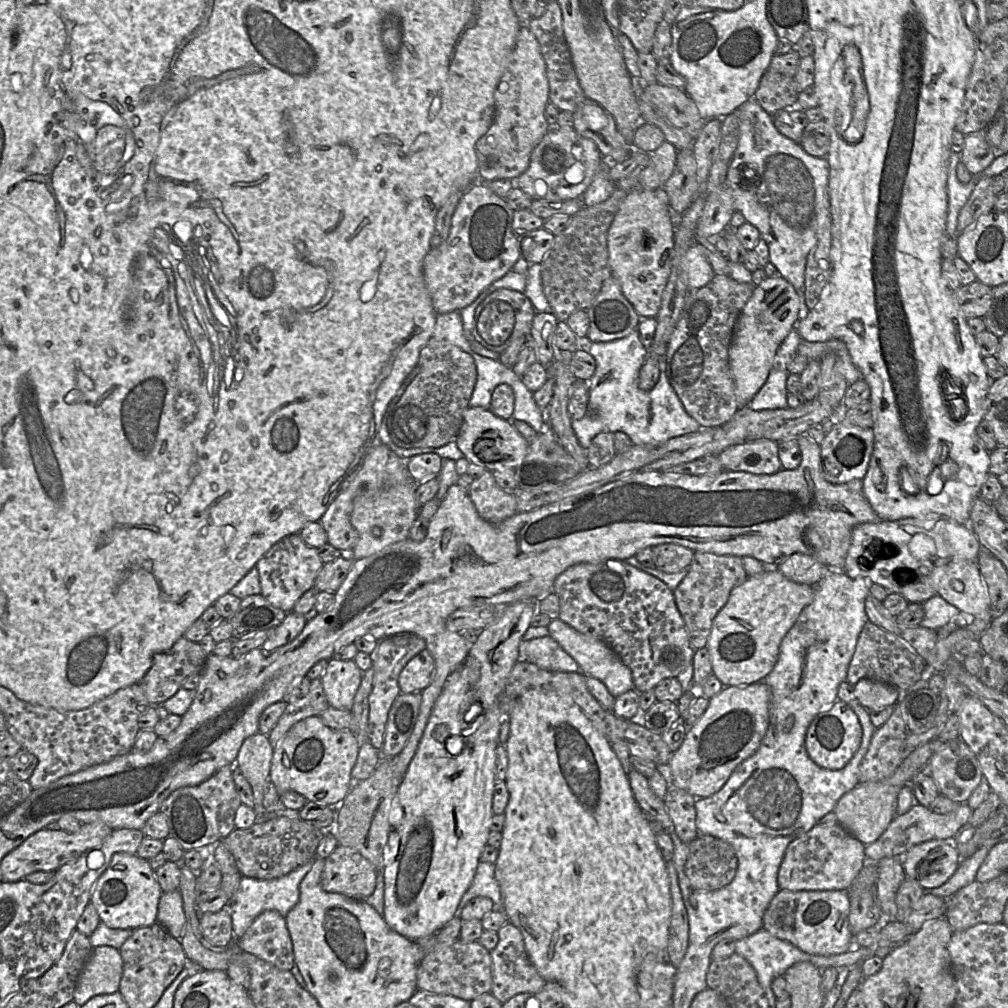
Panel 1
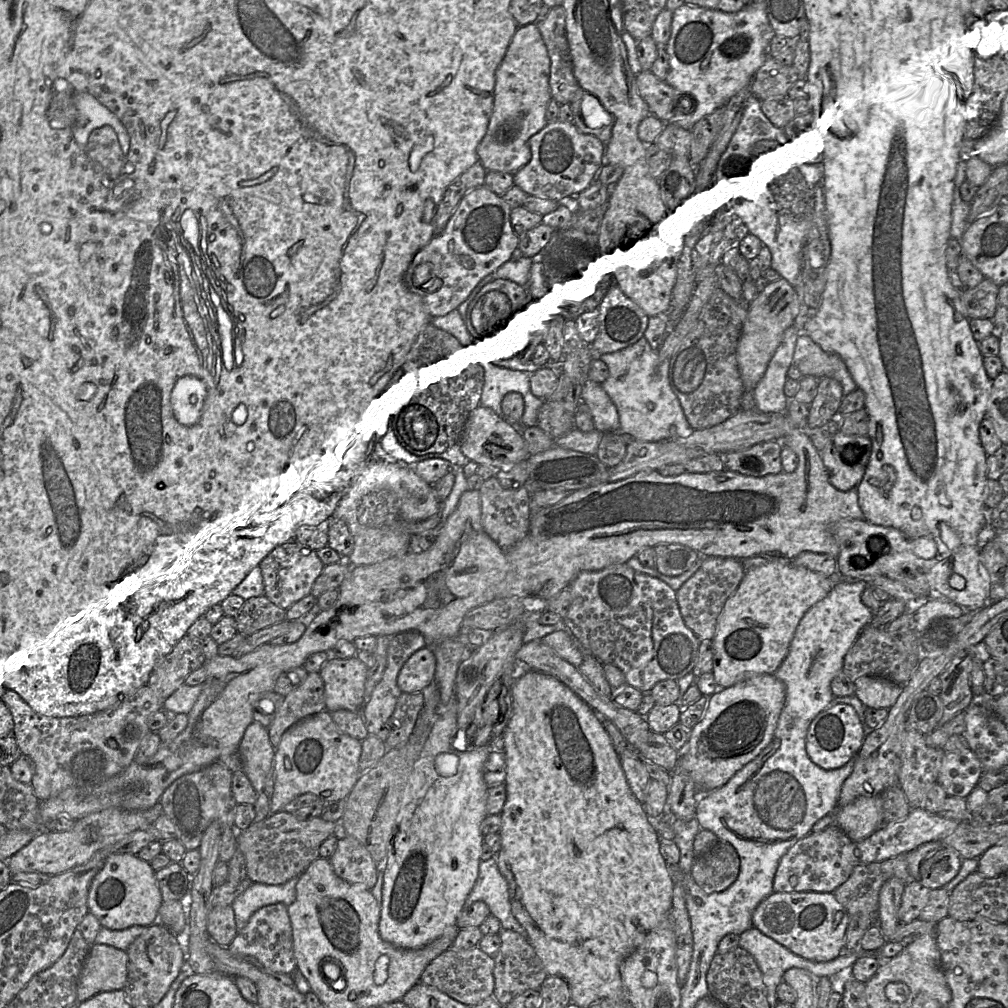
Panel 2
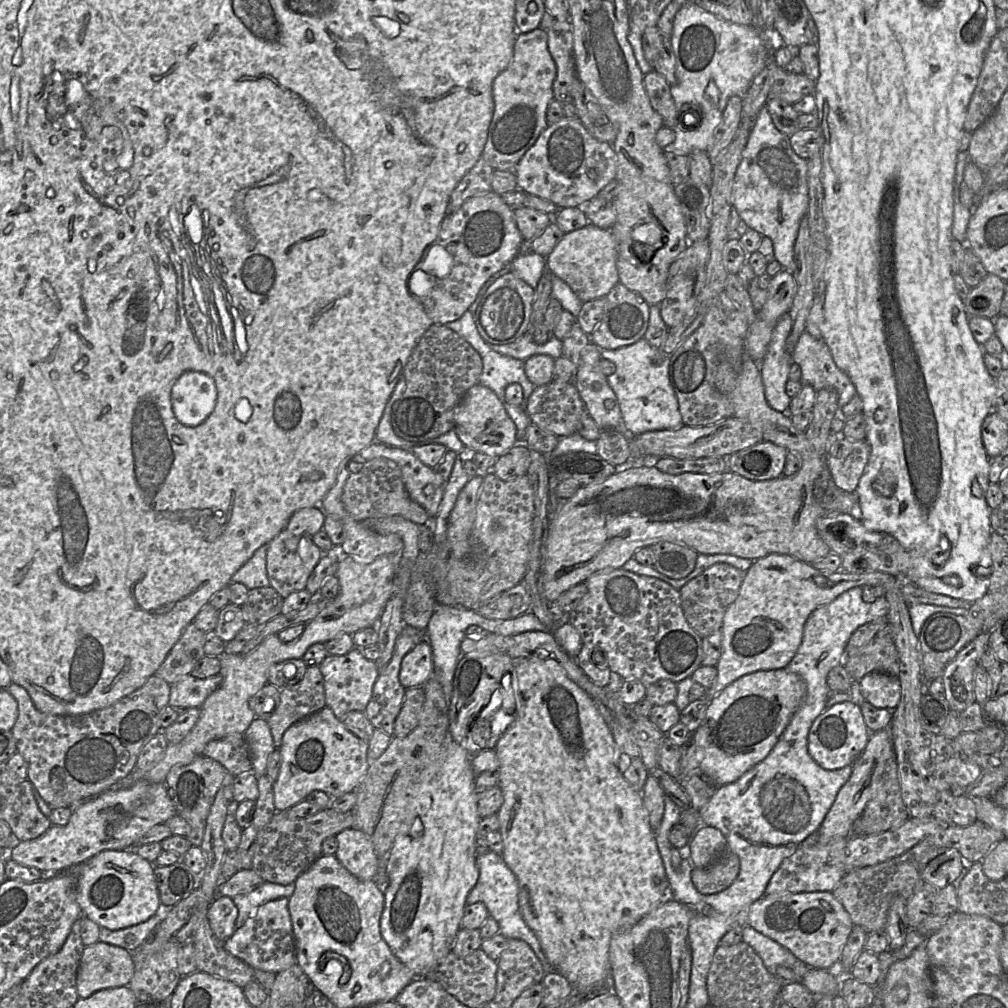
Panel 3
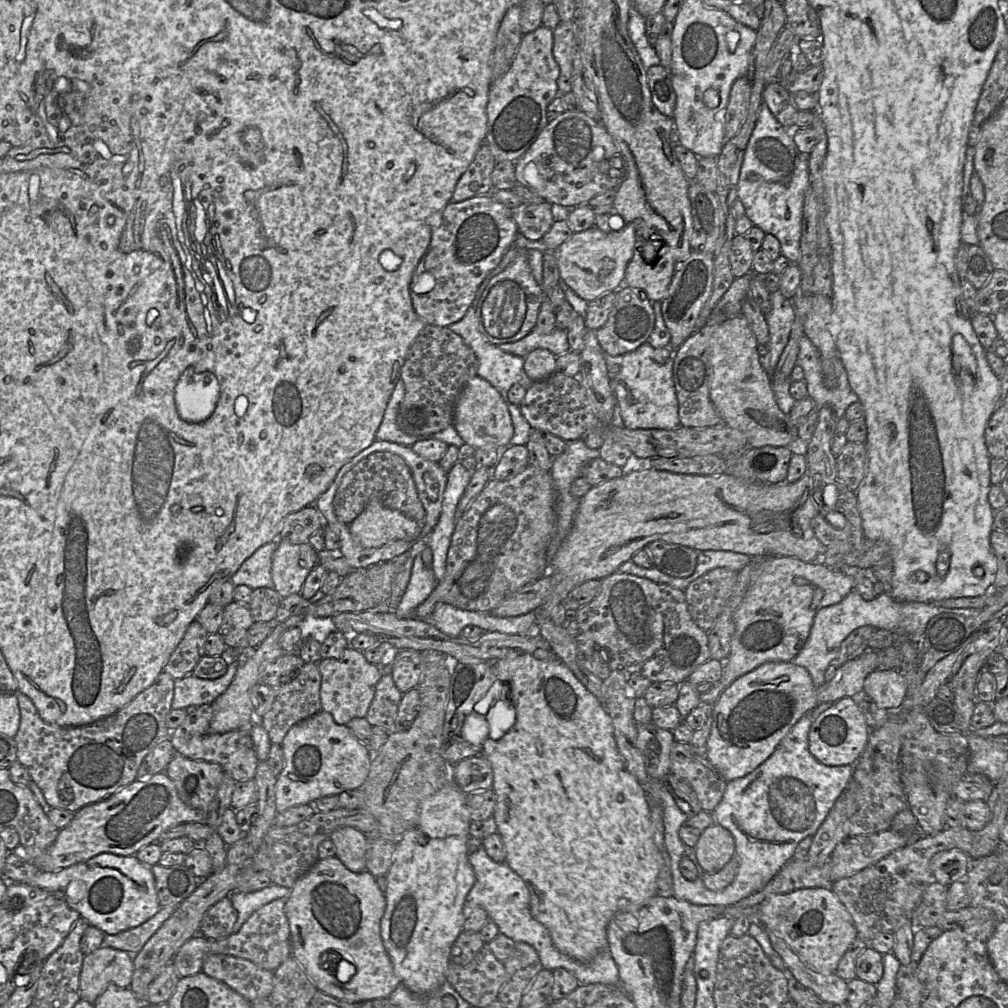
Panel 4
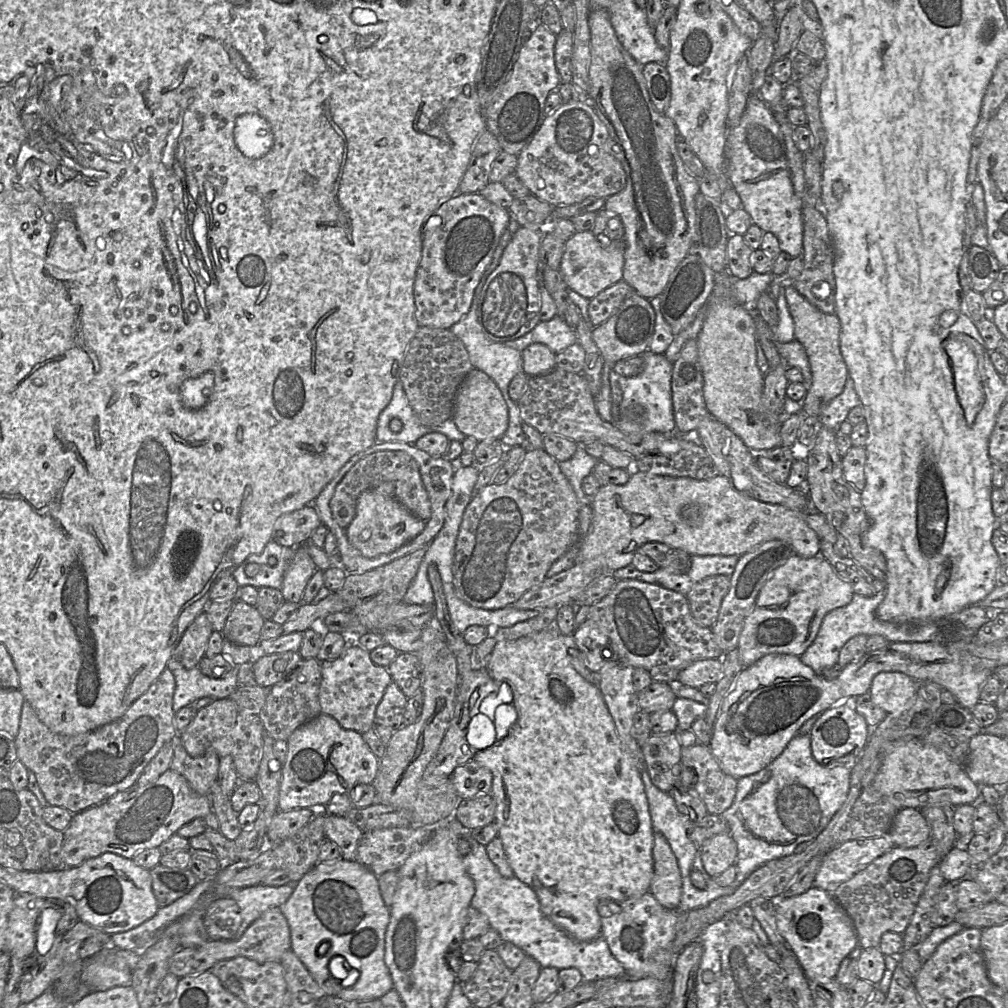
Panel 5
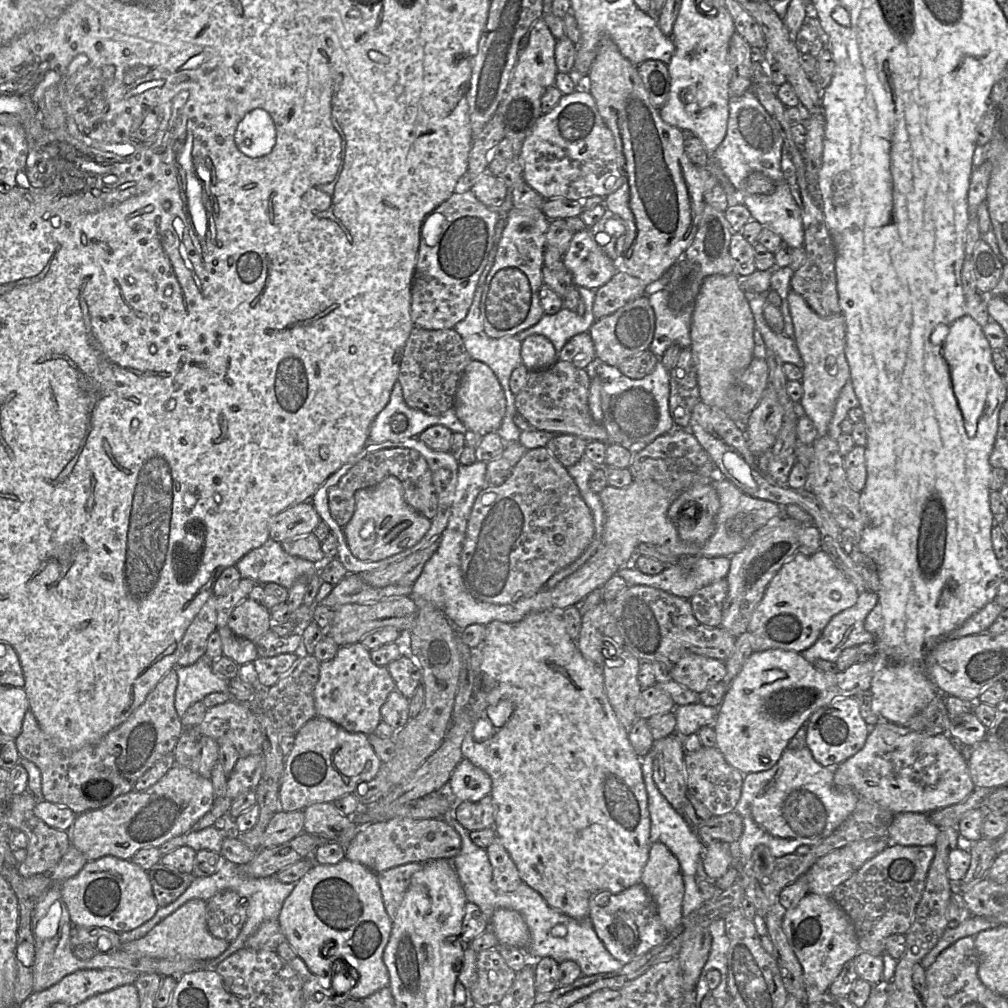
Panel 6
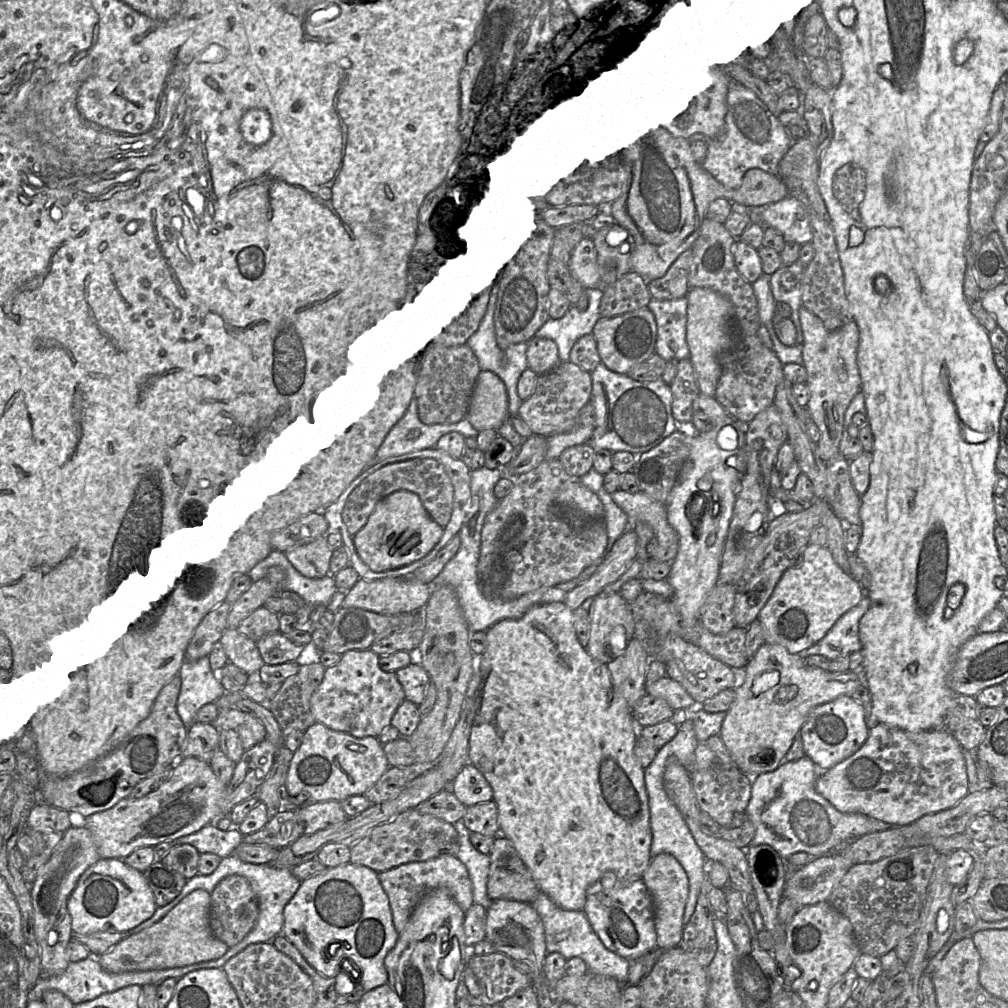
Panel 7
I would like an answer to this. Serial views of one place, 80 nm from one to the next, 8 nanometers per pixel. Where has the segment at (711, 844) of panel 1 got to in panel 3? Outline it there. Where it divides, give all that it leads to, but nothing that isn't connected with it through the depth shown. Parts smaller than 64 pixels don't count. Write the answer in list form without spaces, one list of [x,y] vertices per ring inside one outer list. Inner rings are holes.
[[[728,848],[712,865],[706,868],[693,868],[691,879],[700,893],[710,895],[730,887],[739,872],[740,859]]]

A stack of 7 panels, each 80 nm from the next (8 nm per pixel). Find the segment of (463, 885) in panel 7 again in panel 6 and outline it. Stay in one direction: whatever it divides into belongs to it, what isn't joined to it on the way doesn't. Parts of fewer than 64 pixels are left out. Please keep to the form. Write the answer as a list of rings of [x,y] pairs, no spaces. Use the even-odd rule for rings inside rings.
[[[411,862],[377,874],[384,906],[392,922],[404,899],[412,876],[423,867],[423,864]]]

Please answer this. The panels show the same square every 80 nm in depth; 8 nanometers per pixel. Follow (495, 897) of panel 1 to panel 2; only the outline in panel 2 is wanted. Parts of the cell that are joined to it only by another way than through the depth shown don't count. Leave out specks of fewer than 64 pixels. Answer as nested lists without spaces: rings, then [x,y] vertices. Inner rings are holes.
[[[497,854],[480,862],[478,878],[465,900],[464,907],[468,908],[476,901],[487,904],[490,914],[500,921],[502,929],[511,930],[526,937],[526,930],[512,913],[508,883],[498,869]]]

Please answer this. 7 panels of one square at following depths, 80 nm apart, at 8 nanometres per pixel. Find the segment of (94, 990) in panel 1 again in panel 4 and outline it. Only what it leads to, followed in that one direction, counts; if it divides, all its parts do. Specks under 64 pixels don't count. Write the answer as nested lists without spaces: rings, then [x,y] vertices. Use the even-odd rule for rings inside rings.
[[[101,946],[84,956],[80,974],[81,999],[93,1003],[111,986],[130,988],[134,959],[125,951]]]

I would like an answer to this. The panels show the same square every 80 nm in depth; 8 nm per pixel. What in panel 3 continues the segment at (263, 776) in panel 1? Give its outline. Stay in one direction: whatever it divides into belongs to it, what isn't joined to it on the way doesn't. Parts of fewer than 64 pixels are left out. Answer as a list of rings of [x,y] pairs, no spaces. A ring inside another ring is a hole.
[[[255,718],[244,738],[251,757],[252,772],[257,777],[266,774],[269,757],[276,749],[267,721]]]

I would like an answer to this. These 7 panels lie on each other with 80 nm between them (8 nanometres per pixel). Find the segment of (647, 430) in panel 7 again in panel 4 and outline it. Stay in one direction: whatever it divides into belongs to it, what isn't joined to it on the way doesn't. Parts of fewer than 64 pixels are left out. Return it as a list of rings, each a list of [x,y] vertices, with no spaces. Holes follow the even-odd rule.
[[[646,342],[623,355],[611,356],[604,353],[606,366],[620,366],[620,371],[617,374],[608,374],[608,378],[617,400],[622,425],[630,430],[670,430],[680,425],[672,382],[673,357],[657,362],[653,359],[654,351],[655,349]]]

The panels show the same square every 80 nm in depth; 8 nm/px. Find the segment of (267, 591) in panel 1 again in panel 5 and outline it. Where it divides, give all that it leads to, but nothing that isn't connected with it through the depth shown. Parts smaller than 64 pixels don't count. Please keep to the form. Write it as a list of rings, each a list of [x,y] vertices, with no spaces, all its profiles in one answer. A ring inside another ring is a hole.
[[[304,545],[295,547],[295,555],[288,566],[281,592],[285,601],[300,604],[308,581],[317,566]]]

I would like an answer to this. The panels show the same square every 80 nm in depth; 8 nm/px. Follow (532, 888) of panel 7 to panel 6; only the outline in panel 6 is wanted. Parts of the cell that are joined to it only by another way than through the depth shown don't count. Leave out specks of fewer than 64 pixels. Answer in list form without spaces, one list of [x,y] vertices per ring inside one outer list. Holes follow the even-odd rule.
[[[497,835],[486,851],[492,866],[493,882],[496,888],[504,893],[515,891],[523,881],[514,861]]]

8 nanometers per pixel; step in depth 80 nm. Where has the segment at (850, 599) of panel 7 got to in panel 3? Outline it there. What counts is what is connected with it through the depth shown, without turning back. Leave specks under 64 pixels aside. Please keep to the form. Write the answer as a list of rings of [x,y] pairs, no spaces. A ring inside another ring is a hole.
[[[771,554],[755,560],[745,572],[738,597],[724,615],[717,678],[705,697],[713,699],[746,674],[786,668],[802,642],[805,623],[814,610],[857,586],[884,587],[891,577],[885,572],[821,571],[788,555]]]

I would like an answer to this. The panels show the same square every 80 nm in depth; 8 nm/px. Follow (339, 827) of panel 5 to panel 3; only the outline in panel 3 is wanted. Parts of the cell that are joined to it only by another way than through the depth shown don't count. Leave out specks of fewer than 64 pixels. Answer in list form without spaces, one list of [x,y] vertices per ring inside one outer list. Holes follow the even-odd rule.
[[[351,828],[340,832],[335,838],[338,843],[335,857],[343,867],[360,880],[375,881],[383,860],[375,853],[368,835]]]

